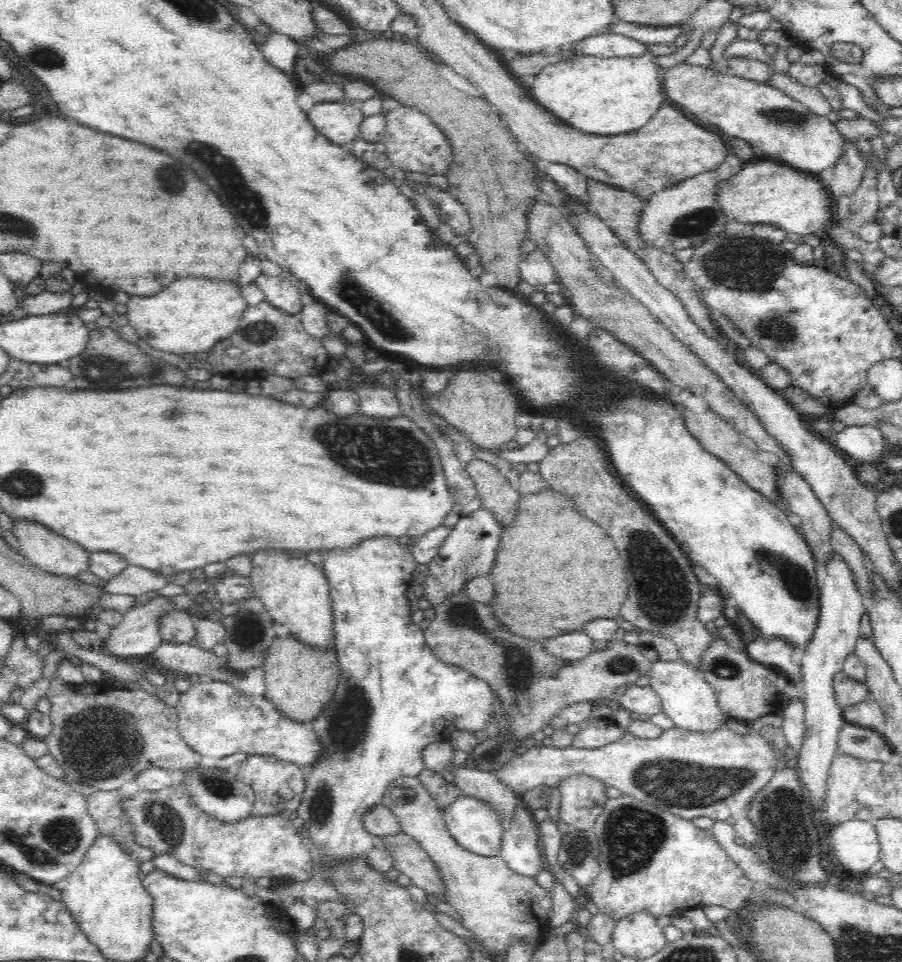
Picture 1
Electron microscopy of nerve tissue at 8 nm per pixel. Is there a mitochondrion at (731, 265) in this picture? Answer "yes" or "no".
yes

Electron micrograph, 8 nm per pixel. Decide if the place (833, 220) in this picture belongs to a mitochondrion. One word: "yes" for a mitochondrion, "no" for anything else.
no

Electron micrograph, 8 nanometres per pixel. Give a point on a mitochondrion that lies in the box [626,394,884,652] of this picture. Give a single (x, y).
(664, 594)

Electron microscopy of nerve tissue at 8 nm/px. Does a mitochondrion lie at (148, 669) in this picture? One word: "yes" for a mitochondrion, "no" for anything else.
no

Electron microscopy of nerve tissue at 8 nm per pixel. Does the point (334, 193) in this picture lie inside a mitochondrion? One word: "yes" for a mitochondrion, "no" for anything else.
no

